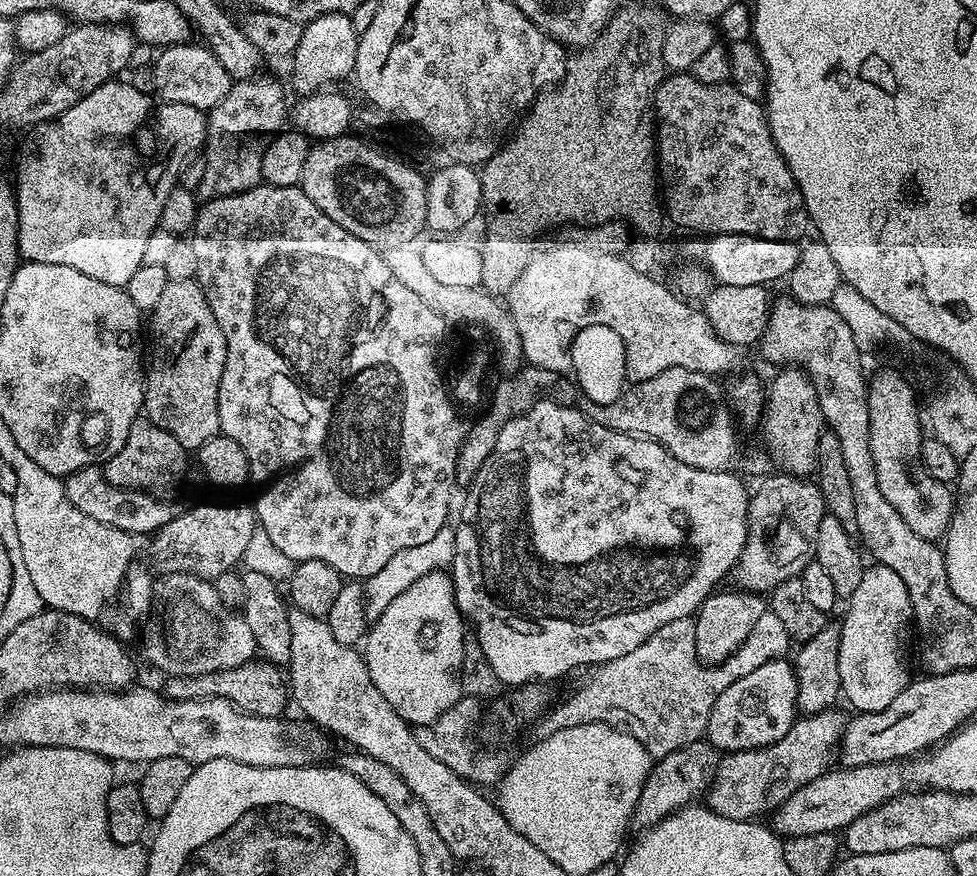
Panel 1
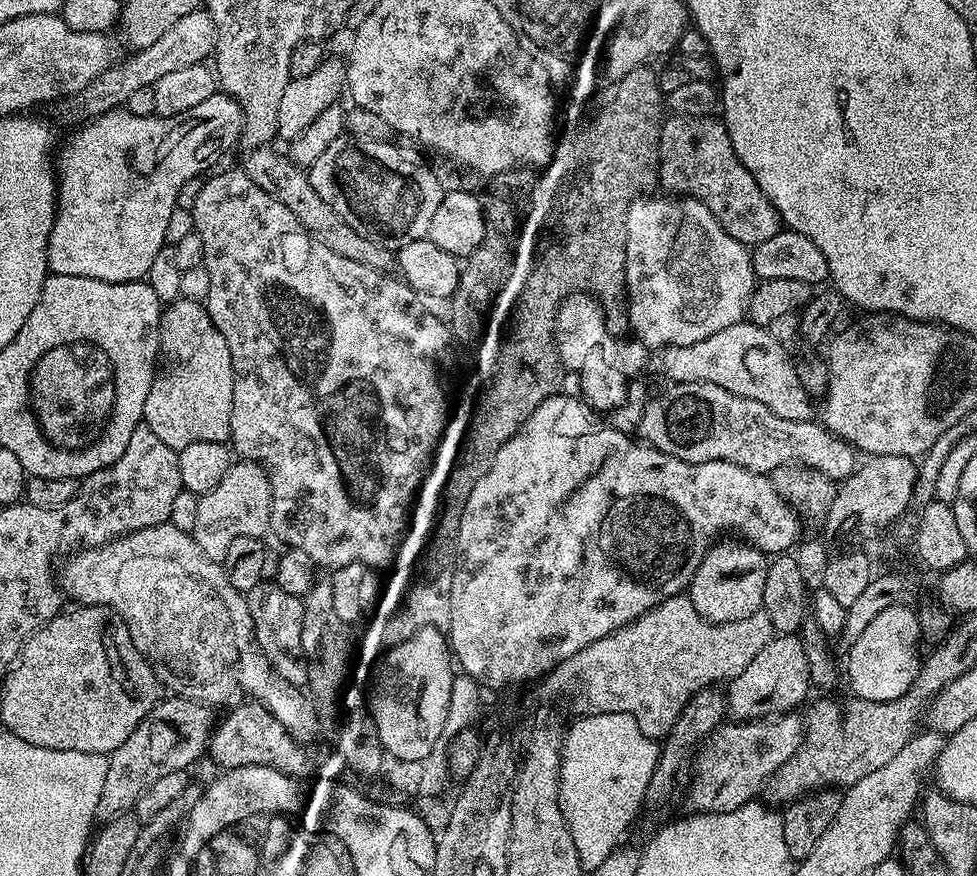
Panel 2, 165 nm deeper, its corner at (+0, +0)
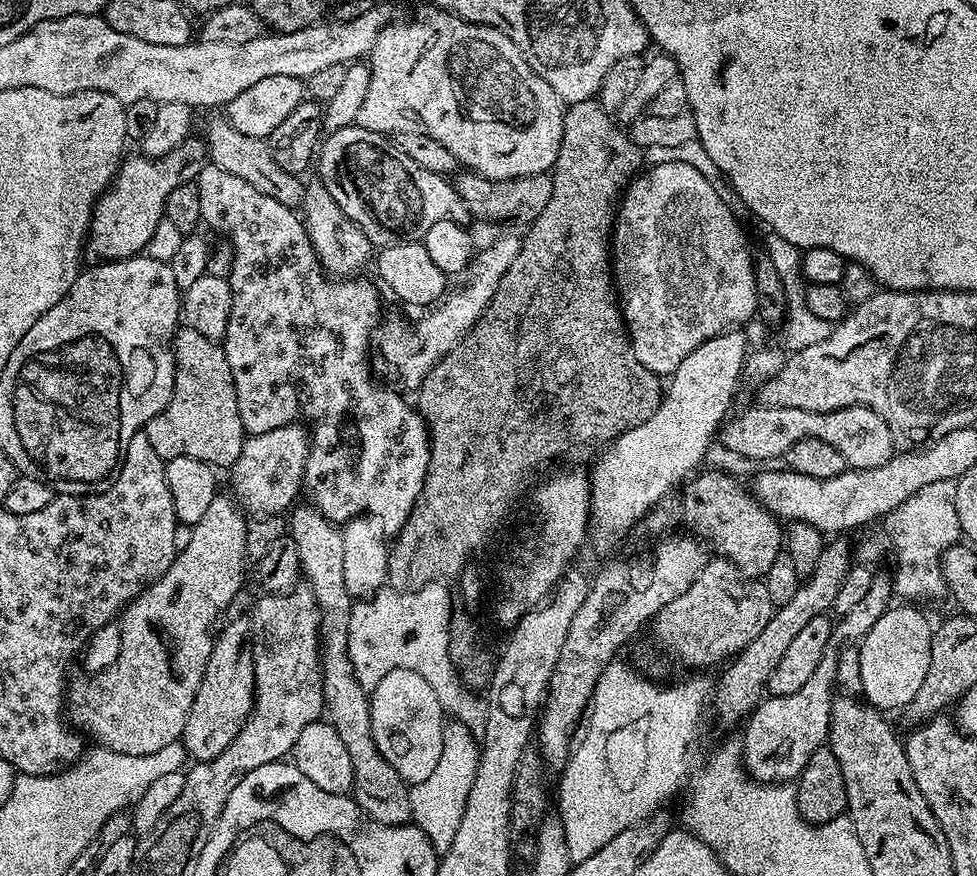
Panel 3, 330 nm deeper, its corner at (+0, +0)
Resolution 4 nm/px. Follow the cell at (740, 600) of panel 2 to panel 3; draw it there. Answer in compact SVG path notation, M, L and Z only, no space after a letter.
M697 471L683 485L683 523L685 520L693 528L689 529L707 542L717 557L729 560L742 575L762 578L782 550L781 521L767 512L753 495L740 492L740 484L734 477L724 472L704 471Z

